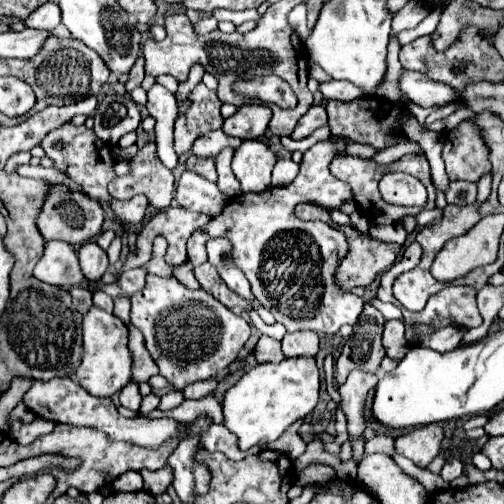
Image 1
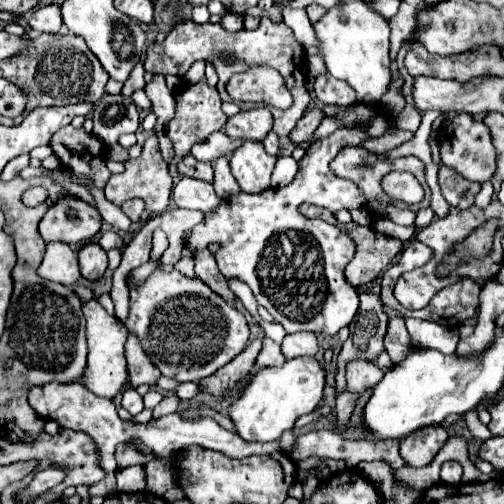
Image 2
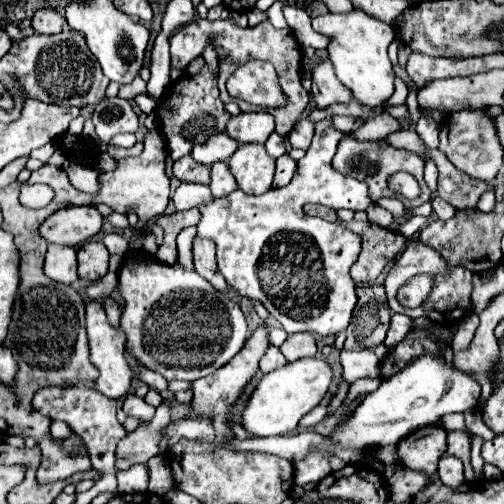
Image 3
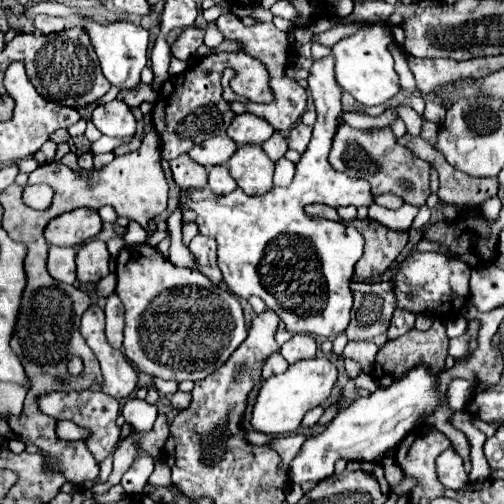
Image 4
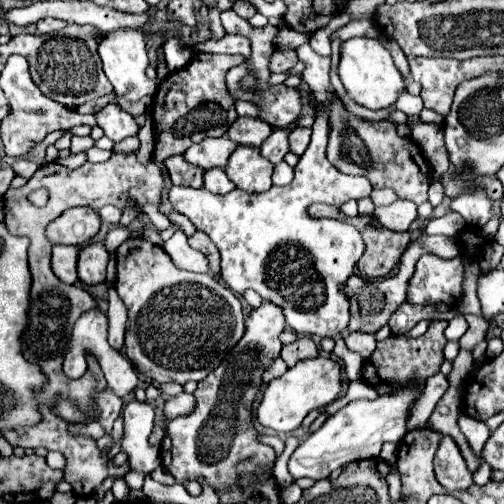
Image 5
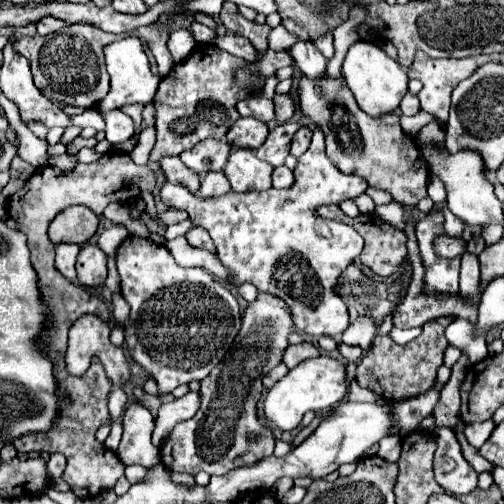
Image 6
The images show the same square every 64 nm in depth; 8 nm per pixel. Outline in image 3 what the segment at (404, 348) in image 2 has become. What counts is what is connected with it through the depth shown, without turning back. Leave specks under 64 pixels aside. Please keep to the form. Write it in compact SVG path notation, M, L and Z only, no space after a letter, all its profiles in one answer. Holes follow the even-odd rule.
M392 314L390 330L388 330L388 336L386 336L386 340L384 340L384 344L386 344L388 350L394 350L394 348L406 338L406 334L410 332L410 324L412 324L412 320L410 320L408 316Z

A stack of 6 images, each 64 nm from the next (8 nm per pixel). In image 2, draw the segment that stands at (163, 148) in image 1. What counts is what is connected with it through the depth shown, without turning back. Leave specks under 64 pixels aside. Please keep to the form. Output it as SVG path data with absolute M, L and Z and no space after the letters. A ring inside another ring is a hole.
M154 74L154 80L150 84L146 84L144 90L152 102L152 112L158 118L154 132L156 132L156 136L160 136L160 152L162 152L164 160L170 164L174 160L174 152L172 152L172 140L168 140L168 120L172 120L174 110L176 110L176 106L174 106L176 94L166 88L162 74Z

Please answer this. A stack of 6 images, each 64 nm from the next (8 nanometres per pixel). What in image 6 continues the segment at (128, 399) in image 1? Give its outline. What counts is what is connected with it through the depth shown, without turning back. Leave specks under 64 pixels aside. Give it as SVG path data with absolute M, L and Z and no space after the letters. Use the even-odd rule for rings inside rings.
M130 403L122 417L123 433L116 455L120 460L130 464L140 464L144 468L152 468L152 464L160 464L160 450L150 442L154 430L154 416L148 408L140 403Z

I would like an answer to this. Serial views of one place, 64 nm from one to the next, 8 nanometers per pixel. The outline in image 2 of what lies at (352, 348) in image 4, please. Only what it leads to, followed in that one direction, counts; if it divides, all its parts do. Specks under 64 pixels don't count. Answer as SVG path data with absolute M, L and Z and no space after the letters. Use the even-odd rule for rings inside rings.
M354 360L346 368L346 380L348 380L346 390L362 396L366 390L374 388L382 380L382 376L384 376L384 372L378 370L378 366L374 362Z

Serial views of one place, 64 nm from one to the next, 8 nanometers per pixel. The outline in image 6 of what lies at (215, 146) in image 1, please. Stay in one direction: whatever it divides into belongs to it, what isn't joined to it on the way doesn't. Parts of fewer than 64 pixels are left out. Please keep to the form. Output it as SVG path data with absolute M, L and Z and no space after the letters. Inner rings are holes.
M208 138L208 140L198 142L188 152L182 152L180 158L188 168L196 170L198 174L204 174L210 170L222 170L228 162L230 150L232 150L232 146L228 142Z

